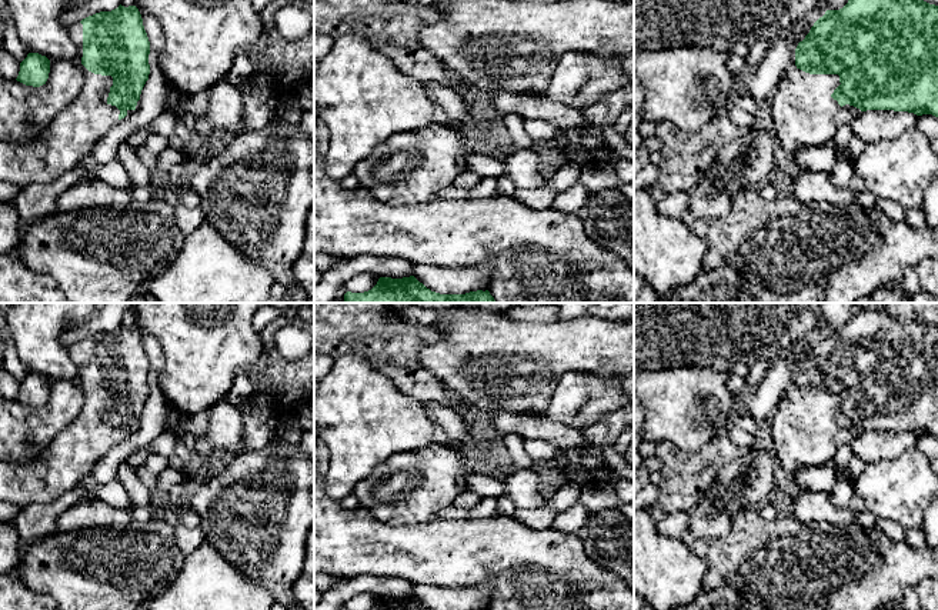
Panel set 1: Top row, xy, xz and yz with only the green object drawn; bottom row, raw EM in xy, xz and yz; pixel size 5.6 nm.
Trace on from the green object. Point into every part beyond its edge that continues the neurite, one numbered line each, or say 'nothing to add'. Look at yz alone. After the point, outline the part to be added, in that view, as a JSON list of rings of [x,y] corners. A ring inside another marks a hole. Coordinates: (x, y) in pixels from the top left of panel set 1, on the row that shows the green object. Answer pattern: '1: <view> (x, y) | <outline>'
1: yz (804, 113) | [[[795,56],[780,79],[767,111],[781,147],[794,154],[810,146],[831,144],[842,124],[851,124],[862,111],[839,106],[831,97],[839,86],[838,74],[810,74],[795,66]]]

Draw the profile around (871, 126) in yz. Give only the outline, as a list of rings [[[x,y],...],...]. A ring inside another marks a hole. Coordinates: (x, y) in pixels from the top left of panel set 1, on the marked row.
[[[867,110],[849,124],[854,136],[865,144],[882,140],[895,140],[905,131],[917,127],[918,116],[908,111]]]

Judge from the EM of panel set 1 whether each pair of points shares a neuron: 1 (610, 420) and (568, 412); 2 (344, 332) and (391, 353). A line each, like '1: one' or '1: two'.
1: two
2: one

